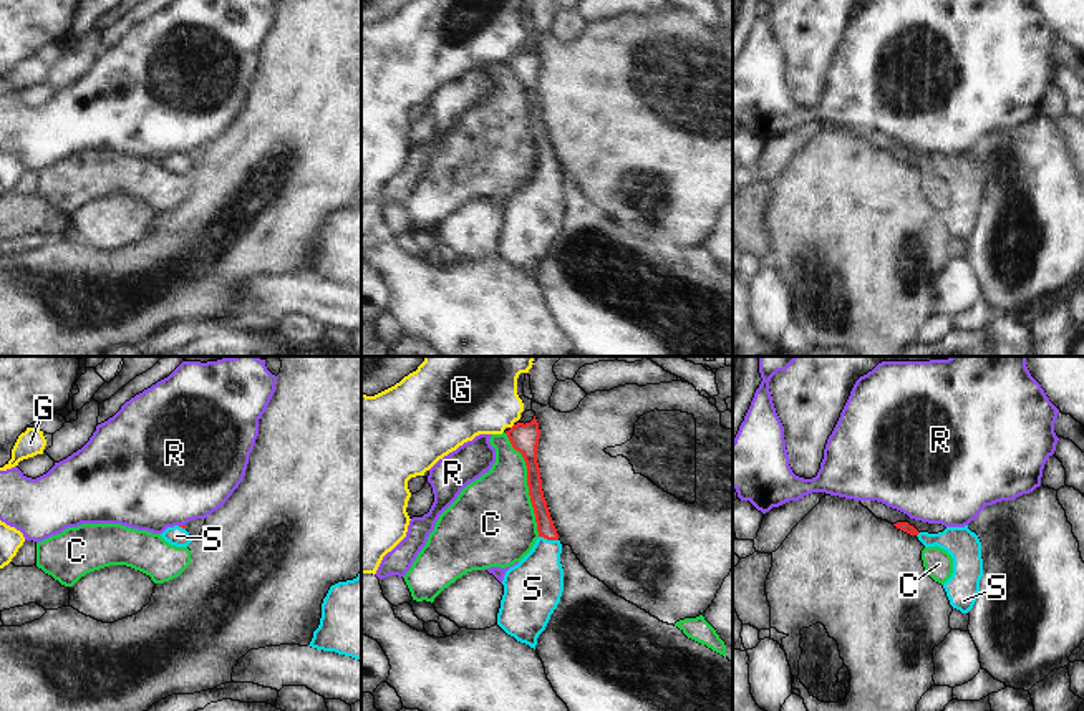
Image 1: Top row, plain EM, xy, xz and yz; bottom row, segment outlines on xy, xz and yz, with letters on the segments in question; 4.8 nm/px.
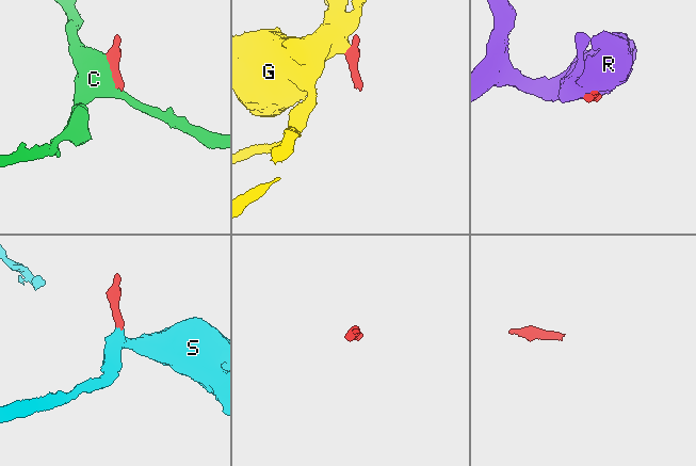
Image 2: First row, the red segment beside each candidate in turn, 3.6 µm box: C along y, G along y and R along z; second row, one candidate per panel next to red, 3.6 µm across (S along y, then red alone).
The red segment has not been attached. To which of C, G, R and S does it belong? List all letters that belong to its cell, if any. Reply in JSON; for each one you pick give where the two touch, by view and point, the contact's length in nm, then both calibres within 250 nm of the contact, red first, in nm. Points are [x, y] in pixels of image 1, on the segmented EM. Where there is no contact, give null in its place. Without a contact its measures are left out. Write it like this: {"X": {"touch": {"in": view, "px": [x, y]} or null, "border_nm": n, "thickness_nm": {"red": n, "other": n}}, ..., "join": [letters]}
{"S": {"touch": {"in": "xz", "px": [549, 539]}, "border_nm": 100, "thickness_nm": {"red": 90, "other": 280}}, "join": ["S"]}

